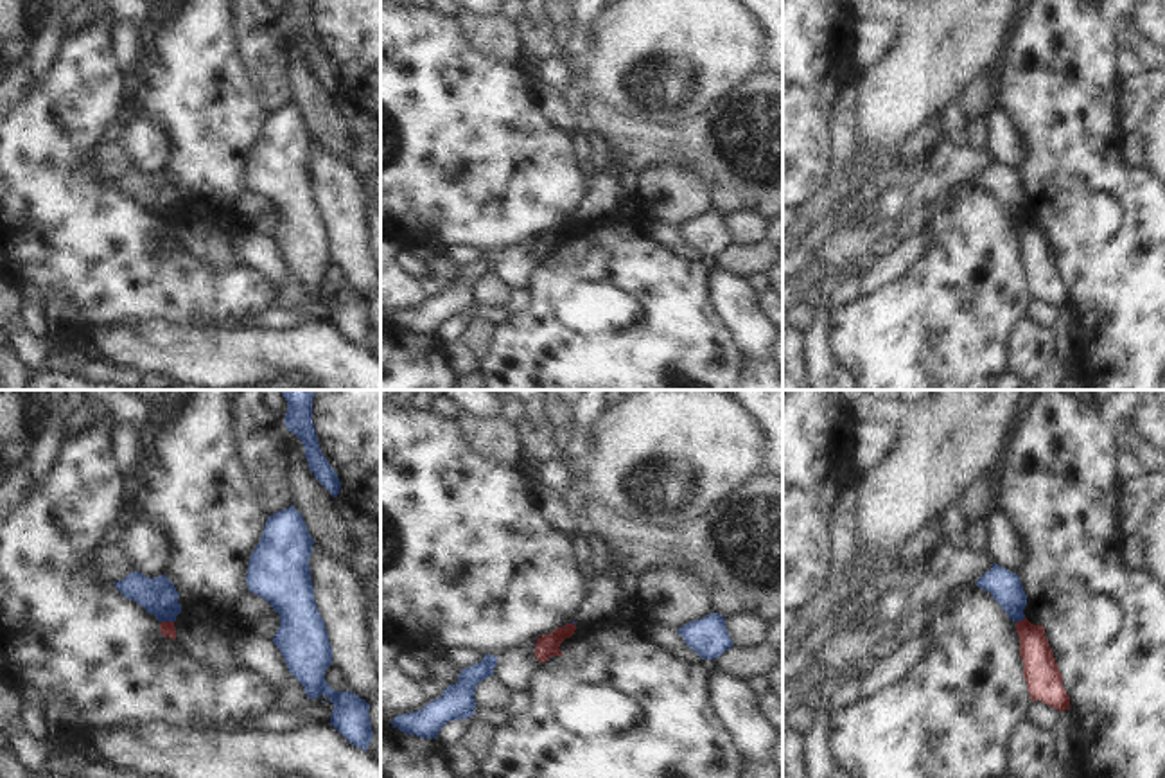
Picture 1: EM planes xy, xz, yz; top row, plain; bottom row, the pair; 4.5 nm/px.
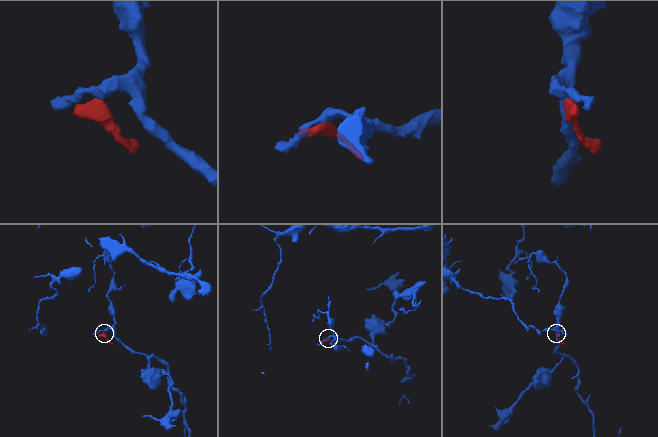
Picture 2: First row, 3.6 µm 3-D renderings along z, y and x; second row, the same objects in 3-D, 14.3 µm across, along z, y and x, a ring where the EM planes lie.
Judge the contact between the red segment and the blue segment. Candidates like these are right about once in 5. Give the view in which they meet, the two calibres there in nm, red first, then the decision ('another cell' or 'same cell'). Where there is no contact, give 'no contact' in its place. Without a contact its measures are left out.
xy | 70/160 nm | another cell

